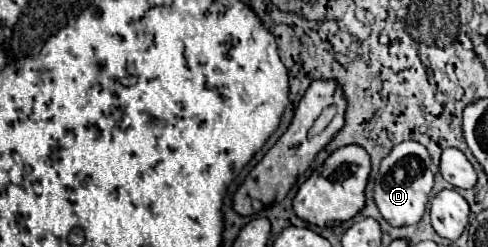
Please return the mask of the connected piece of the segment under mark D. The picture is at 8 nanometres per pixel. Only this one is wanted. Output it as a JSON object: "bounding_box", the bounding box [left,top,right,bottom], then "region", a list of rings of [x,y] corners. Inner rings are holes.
{"bounding_box":[375,141,435,227],"region":[[[403,141],[391,149],[391,153],[381,161],[379,175],[375,179],[375,203],[381,215],[395,227],[417,223],[429,201],[429,193],[433,189],[435,175],[431,171],[431,155],[429,151],[417,141]]]}

